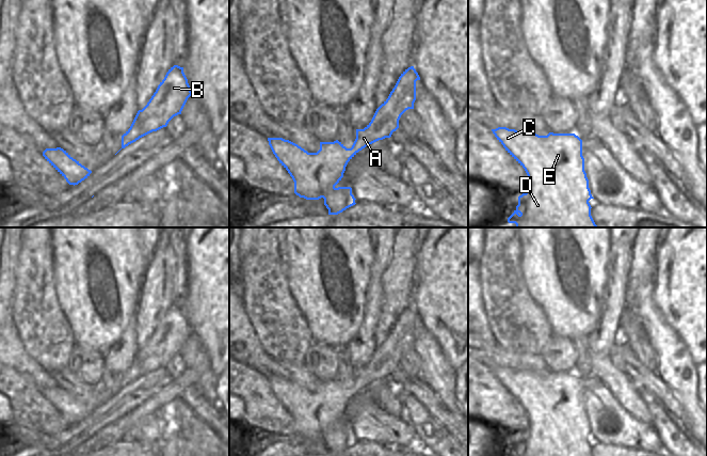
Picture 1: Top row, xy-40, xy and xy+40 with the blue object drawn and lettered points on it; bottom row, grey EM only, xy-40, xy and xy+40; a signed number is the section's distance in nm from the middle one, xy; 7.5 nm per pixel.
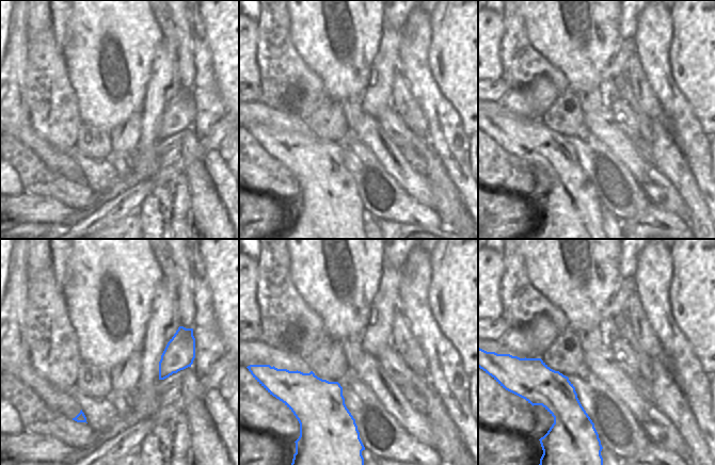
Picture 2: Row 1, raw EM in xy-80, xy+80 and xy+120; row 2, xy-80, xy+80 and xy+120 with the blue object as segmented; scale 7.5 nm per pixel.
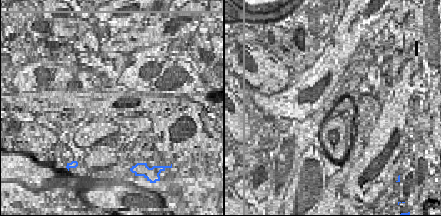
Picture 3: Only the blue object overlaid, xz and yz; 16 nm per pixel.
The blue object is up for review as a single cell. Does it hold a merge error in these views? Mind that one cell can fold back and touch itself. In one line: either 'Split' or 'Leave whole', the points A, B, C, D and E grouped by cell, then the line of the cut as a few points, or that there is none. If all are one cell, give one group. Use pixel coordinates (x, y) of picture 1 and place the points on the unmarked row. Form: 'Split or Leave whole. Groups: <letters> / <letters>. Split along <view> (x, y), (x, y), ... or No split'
Leave whole. Groups: A B C D E. No split

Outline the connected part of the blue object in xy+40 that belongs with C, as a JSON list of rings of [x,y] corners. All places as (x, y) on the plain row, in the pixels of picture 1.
[[[507,366],[492,371],[529,416],[529,429],[518,436],[518,444],[510,456],[592,456],[589,440],[594,437],[584,410],[582,379],[578,375],[553,372],[539,375]]]

